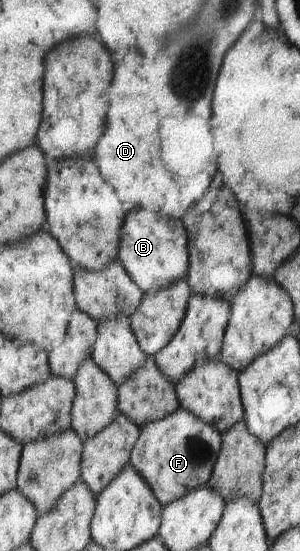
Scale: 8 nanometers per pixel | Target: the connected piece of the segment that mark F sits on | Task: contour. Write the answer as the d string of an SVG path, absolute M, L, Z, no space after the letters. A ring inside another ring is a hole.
M179 408L166 419L141 427L130 462L154 490L162 506L166 507L210 481L221 450L222 434L219 430L191 411Z

